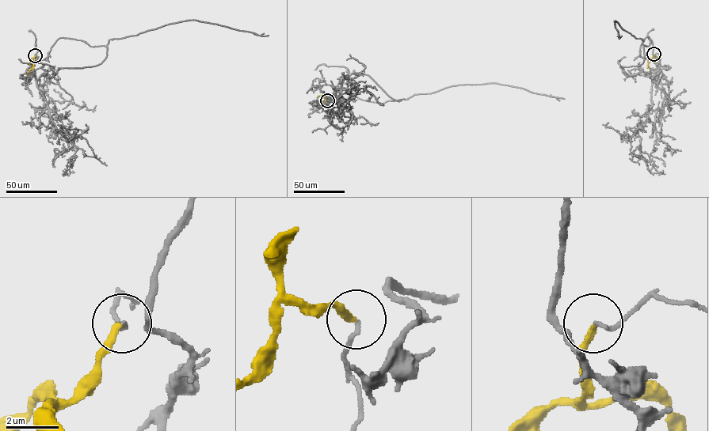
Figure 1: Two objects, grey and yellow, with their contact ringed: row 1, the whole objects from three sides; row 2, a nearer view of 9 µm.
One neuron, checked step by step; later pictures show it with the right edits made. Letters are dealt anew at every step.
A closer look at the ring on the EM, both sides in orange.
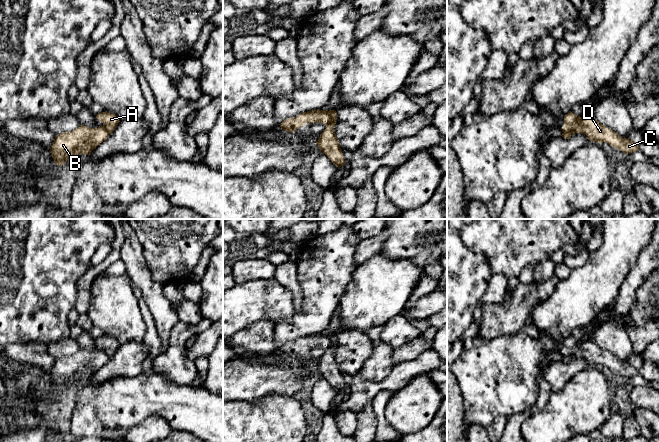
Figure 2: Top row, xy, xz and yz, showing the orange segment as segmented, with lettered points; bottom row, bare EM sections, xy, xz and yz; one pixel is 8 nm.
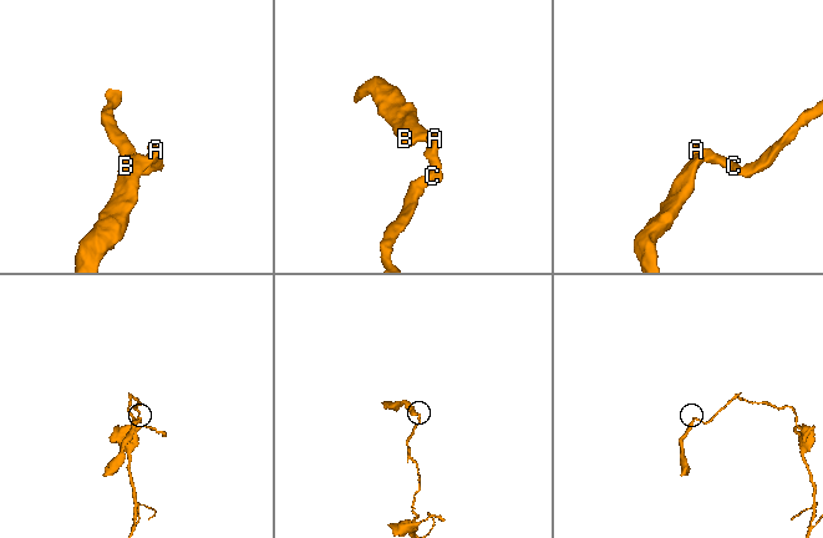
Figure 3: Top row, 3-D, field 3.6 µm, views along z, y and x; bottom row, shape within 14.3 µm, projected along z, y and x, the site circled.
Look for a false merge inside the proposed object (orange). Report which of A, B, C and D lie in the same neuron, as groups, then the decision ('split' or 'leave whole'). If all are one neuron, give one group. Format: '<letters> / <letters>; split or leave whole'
A C D / B; split

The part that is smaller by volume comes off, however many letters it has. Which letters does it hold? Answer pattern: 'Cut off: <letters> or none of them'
Cut off: B

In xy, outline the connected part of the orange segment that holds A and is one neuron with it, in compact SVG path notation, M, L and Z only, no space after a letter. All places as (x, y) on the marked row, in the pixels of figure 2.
M106 111L96 115L96 118L104 124L103 128L105 128L109 134L115 130L116 126L120 122L114 113L109 113Z

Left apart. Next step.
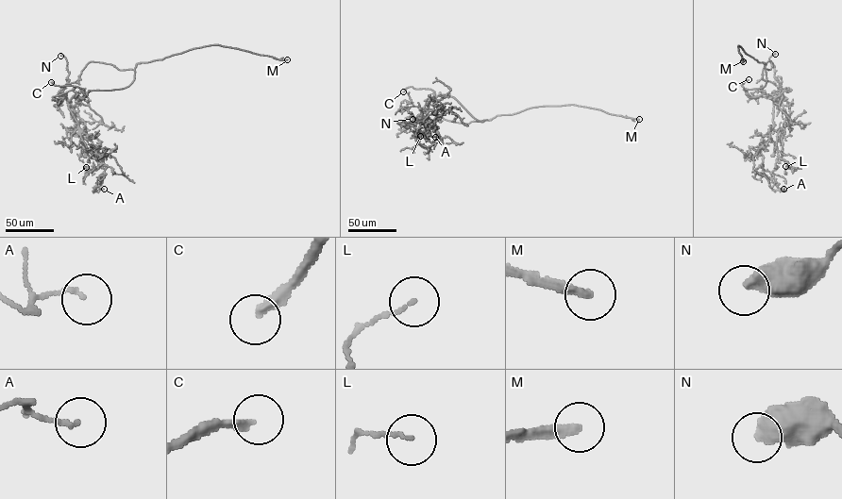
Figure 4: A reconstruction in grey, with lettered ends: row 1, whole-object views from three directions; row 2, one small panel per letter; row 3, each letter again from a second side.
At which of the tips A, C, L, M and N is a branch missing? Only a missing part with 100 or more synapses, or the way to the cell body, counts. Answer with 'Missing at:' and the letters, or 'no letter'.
Missing at: C, M

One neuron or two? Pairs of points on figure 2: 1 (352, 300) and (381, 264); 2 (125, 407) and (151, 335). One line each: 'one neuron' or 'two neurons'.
1: one neuron
2: two neurons

